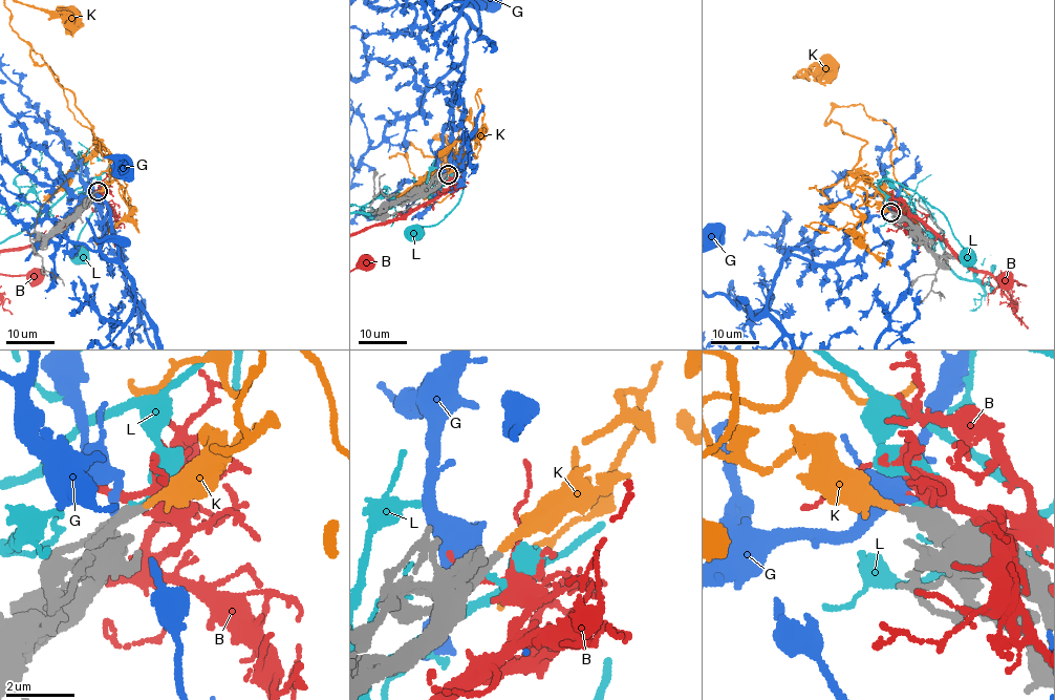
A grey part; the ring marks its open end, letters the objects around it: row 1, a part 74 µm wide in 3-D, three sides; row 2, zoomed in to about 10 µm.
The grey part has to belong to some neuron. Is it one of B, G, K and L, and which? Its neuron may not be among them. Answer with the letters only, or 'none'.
K

